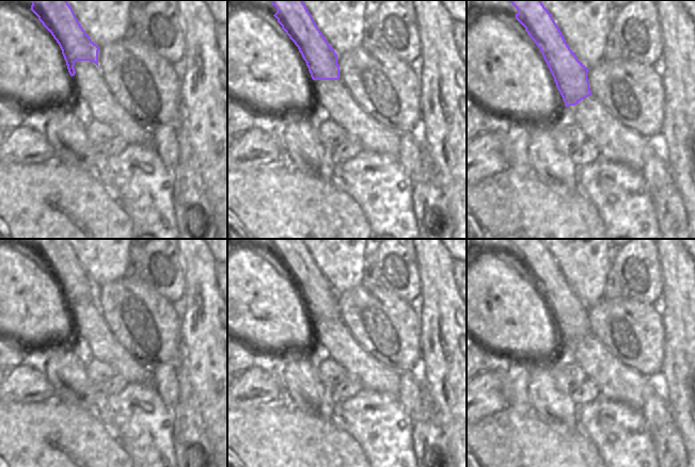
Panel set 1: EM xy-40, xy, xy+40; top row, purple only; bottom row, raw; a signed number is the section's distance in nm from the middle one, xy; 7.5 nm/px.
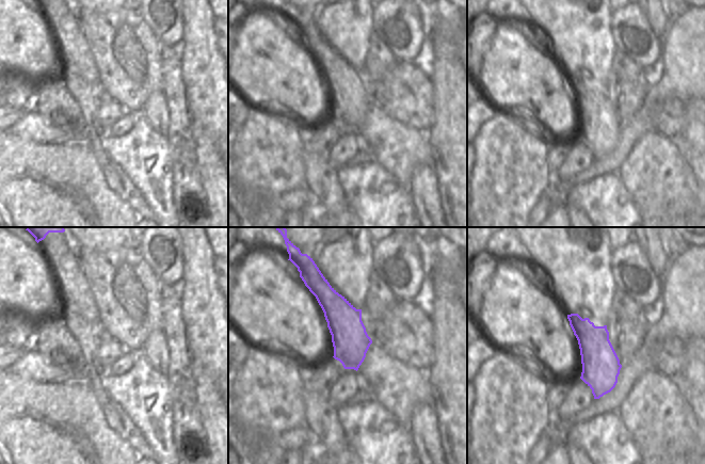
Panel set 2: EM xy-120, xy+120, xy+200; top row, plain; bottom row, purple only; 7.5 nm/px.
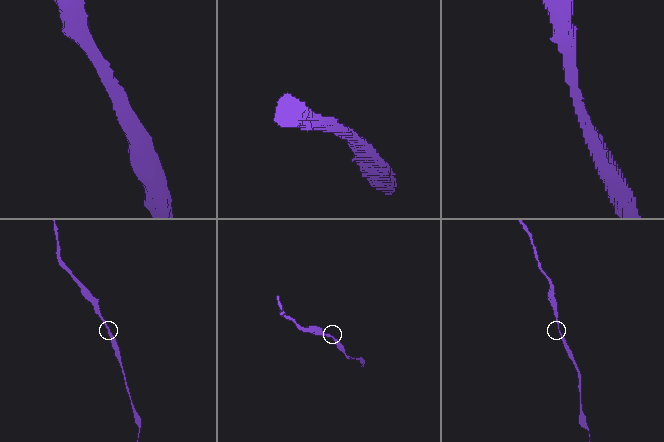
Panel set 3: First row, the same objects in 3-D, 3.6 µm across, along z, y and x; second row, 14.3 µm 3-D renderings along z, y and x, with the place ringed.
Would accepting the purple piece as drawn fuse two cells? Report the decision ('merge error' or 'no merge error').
no merge error

